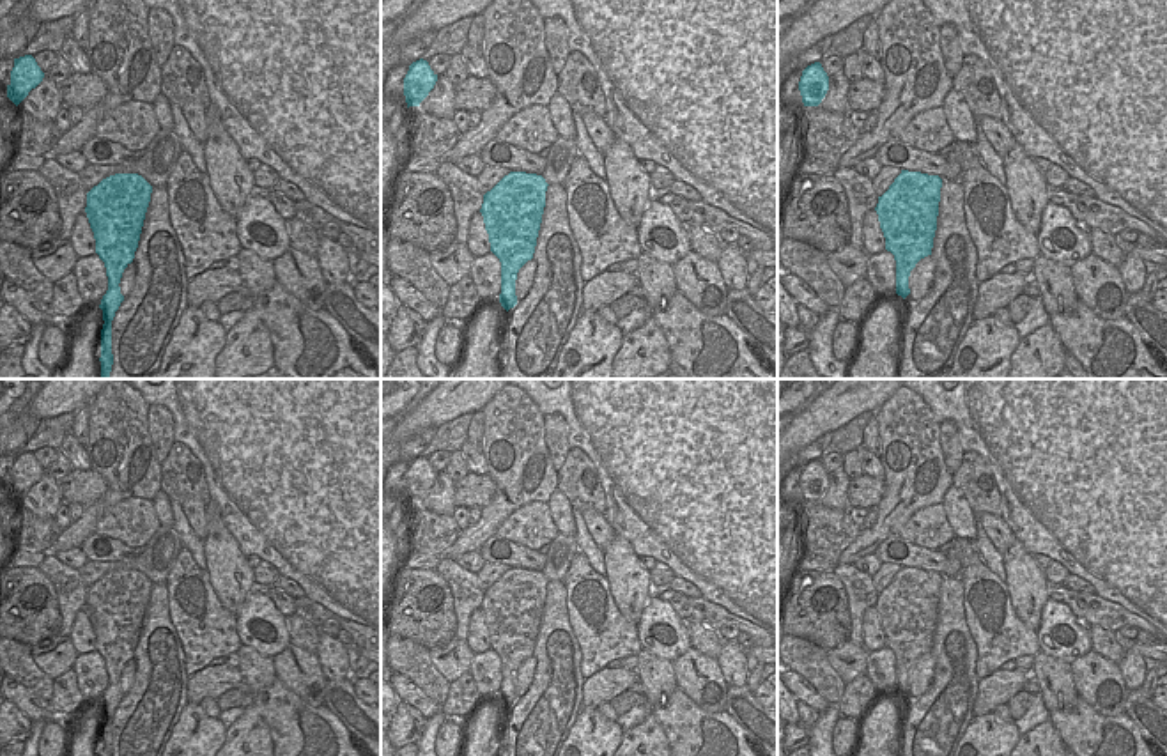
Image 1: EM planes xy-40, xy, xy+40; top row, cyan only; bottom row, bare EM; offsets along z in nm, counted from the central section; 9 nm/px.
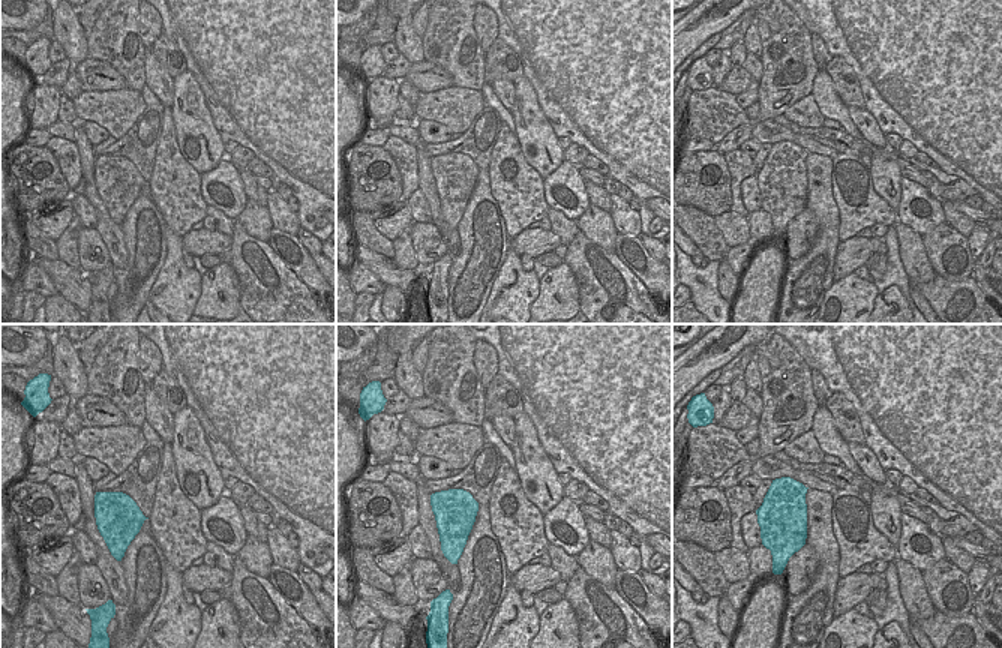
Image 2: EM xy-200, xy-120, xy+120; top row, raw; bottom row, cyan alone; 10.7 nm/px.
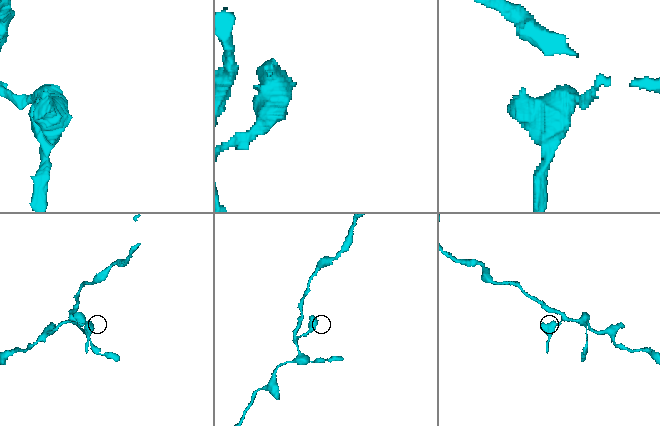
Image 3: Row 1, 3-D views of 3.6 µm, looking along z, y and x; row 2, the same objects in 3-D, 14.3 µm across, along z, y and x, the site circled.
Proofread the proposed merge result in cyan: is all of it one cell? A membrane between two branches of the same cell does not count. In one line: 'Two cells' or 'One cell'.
Two cells.

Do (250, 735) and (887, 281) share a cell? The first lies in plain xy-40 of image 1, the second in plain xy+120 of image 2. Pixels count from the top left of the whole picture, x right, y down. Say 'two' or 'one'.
two

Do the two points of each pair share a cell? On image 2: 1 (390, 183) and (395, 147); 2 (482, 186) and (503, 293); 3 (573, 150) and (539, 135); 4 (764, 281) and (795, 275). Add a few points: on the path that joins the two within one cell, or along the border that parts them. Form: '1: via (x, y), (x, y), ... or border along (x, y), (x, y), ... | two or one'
1: border along (381, 147), (395, 162), (402, 195) | two
2: border along (509, 246), (507, 257), (485, 305) | two
3: border along (563, 150), (566, 159) | two
4: border along (788, 260), (782, 276) | two

